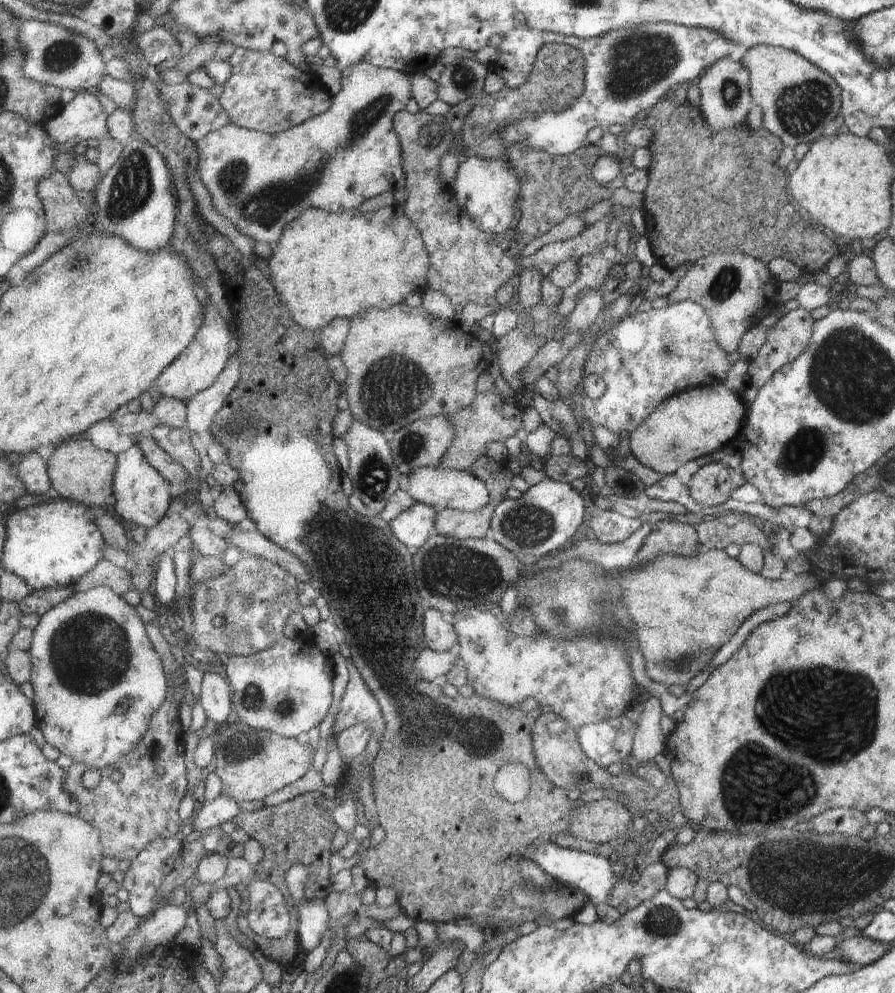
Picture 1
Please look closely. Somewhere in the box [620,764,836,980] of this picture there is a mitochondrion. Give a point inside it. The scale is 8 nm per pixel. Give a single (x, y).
(764, 862)

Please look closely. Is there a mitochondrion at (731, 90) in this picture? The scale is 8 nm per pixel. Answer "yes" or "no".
yes

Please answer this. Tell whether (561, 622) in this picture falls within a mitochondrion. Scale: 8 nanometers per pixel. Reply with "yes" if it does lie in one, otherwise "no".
yes

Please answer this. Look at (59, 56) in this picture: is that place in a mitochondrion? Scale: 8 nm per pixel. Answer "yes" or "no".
yes

